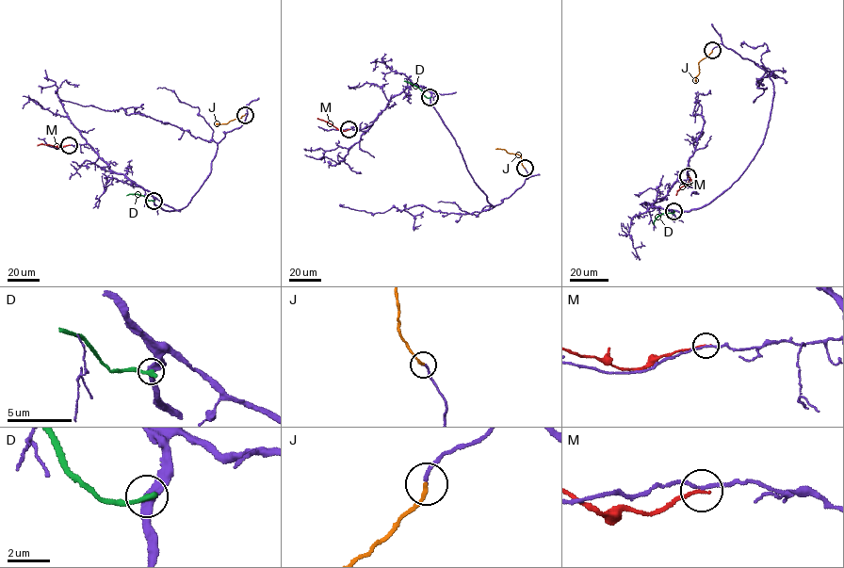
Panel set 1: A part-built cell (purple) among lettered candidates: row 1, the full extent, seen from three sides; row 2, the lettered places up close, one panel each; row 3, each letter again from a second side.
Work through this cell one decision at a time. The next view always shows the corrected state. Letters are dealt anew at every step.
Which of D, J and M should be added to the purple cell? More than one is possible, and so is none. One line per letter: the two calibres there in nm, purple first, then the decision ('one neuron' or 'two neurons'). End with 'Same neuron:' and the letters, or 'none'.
D: 400 nm thick on the purple side, 320 nm on the other; two neurons
J: 160 nm thick on the purple side, 180 nm on the other; one neuron
M: 140 nm thick on the purple side, 160 nm on the other; two neurons
Same neuron: J

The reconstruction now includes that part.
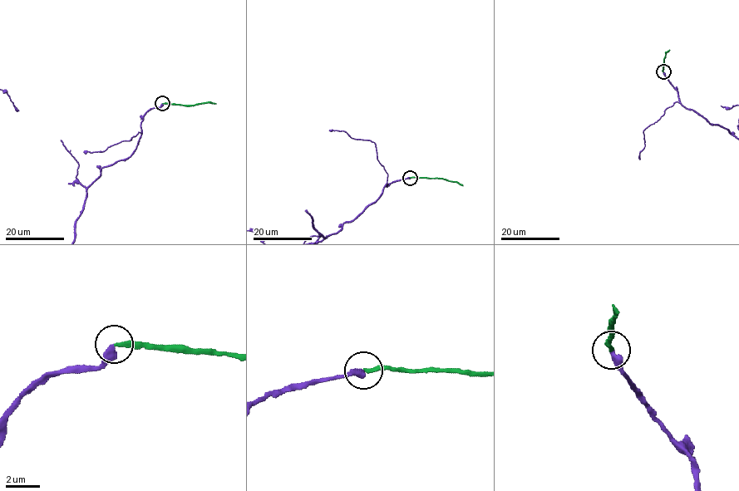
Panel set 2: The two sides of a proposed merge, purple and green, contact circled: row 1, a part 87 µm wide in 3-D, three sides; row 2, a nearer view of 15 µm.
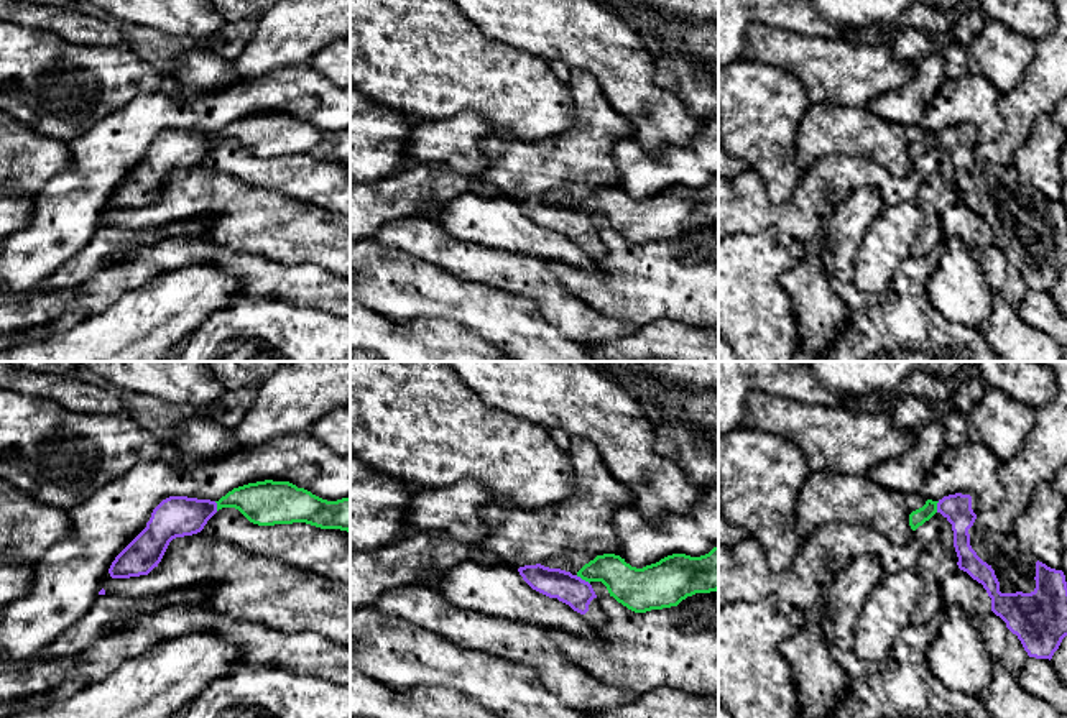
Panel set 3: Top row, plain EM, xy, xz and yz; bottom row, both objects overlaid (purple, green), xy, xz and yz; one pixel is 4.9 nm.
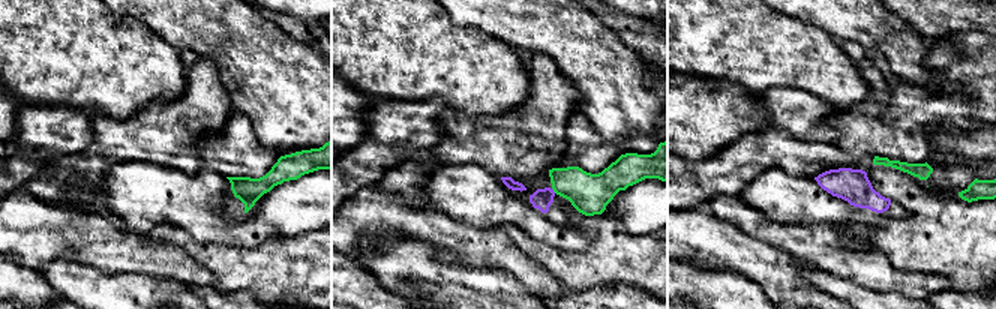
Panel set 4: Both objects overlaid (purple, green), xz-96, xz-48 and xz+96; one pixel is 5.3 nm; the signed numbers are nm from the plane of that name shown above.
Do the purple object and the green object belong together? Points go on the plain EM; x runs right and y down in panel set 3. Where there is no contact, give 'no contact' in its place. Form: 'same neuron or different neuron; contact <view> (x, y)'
same neuron; contact xz (581, 211)

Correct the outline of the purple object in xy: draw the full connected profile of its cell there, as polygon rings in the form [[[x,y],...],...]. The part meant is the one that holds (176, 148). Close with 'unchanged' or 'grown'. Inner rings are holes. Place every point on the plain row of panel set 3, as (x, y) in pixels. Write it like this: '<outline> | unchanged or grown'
[[[289,113],[248,115],[219,133],[169,128],[153,141],[146,159],[115,189],[110,209],[148,207],[173,171],[201,164],[222,140],[235,140],[258,158],[306,154],[350,164],[350,130],[327,133]]] | grown

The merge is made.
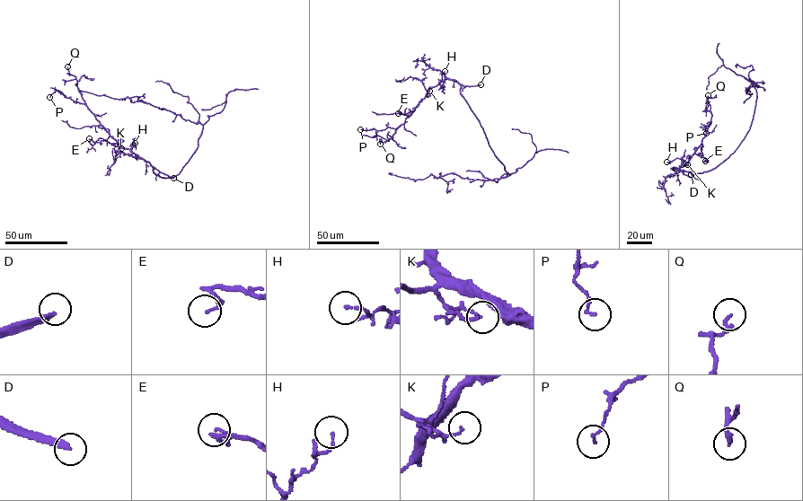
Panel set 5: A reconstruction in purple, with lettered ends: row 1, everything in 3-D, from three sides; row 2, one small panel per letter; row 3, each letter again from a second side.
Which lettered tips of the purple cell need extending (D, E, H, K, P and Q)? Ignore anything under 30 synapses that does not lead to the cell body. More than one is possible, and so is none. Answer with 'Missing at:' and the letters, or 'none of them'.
Missing at: D

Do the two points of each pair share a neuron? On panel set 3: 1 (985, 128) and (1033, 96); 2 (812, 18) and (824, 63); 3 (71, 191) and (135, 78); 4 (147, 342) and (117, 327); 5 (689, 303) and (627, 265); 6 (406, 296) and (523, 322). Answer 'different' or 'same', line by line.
1: different
2: different
3: different
4: same
5: same
6: same

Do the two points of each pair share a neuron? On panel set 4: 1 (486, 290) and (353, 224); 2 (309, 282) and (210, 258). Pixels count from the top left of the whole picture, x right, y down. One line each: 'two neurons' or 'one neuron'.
1: two neurons
2: one neuron

